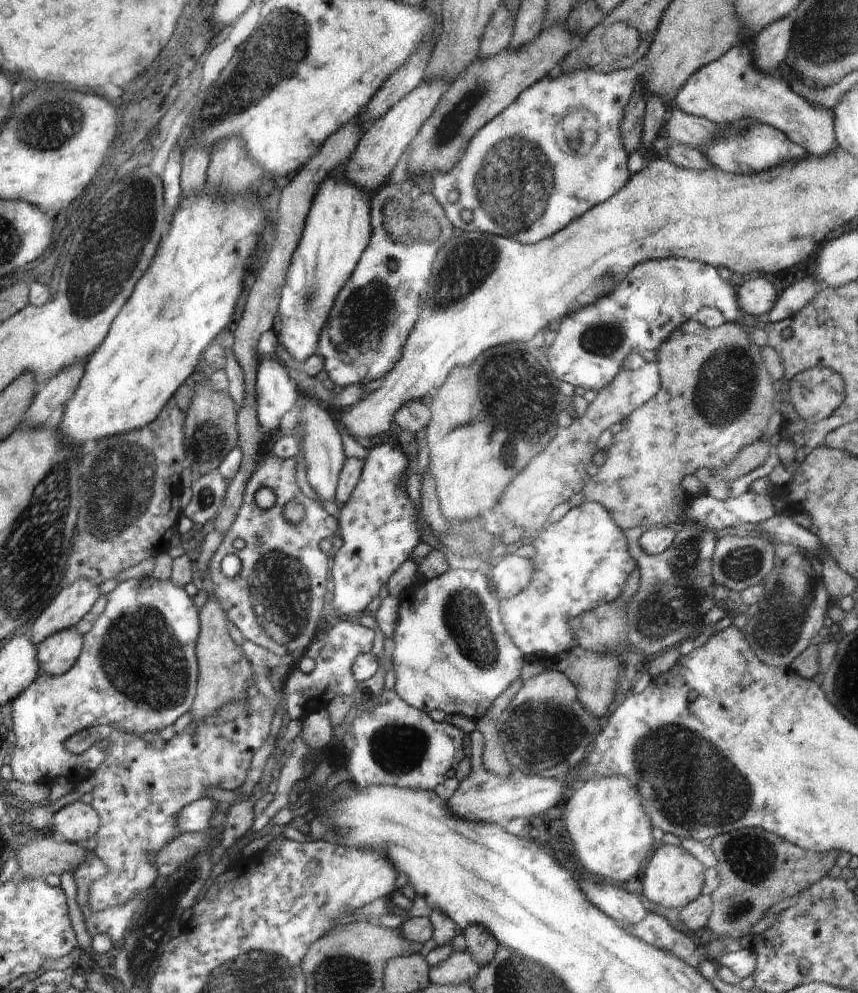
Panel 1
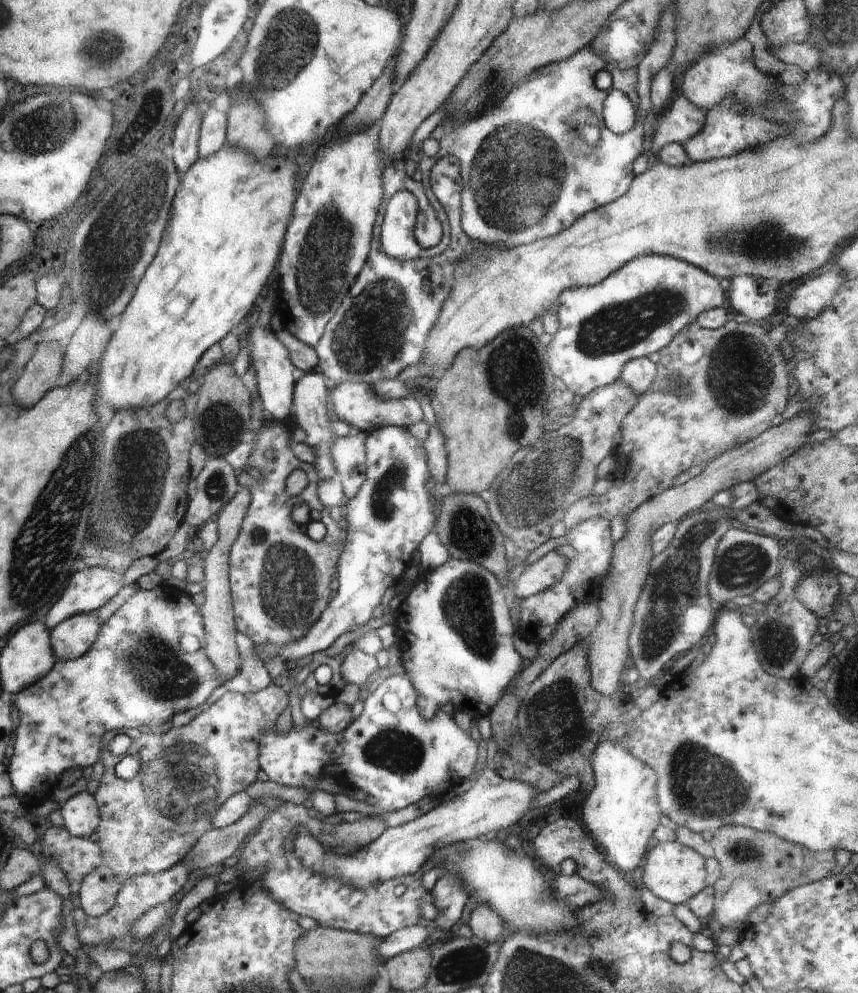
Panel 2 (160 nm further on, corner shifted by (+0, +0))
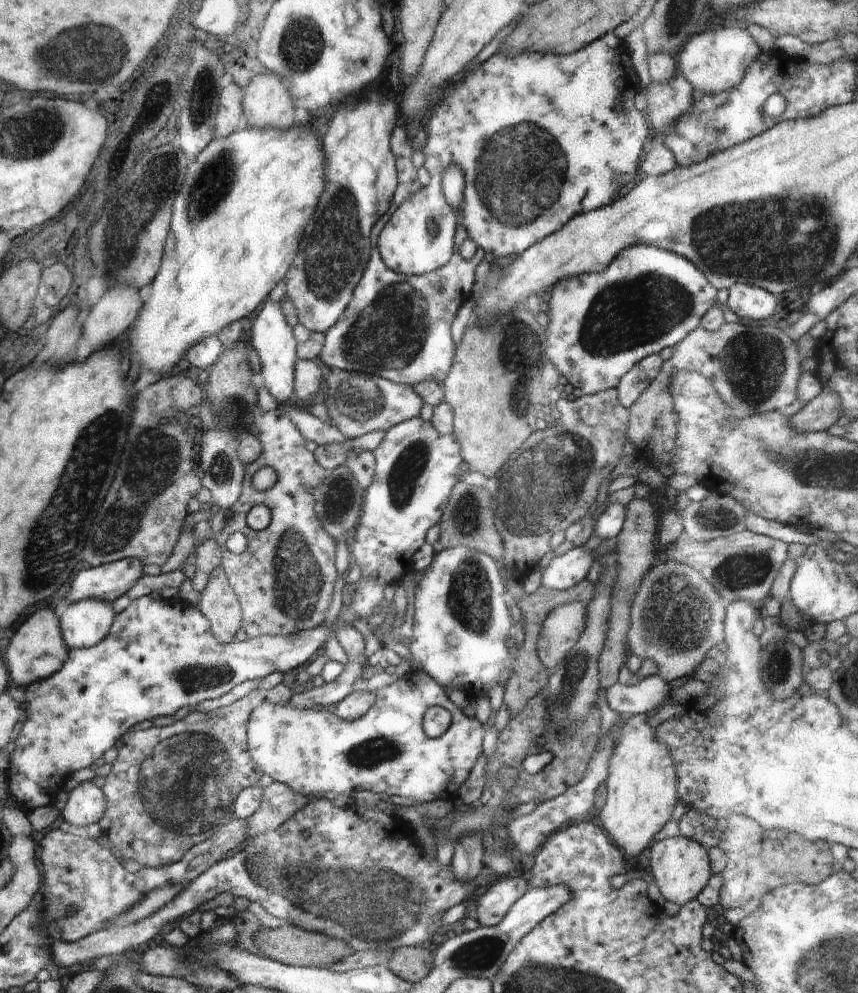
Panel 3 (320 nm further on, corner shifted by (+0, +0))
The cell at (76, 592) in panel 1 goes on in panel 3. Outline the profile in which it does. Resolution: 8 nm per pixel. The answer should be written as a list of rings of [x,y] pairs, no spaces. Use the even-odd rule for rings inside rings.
[[[125,558],[82,570],[65,599],[70,603],[86,597],[113,602],[134,588],[140,577],[144,576],[144,564],[140,559]]]

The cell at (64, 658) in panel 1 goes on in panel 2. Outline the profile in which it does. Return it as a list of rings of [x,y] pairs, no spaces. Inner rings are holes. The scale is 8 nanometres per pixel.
[[[95,612],[77,614],[67,618],[50,630],[51,645],[55,657],[60,660],[74,660],[91,650],[98,640],[102,622]]]

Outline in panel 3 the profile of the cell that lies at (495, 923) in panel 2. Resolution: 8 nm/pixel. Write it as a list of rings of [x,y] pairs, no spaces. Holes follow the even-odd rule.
[[[506,875],[494,880],[484,894],[478,896],[474,916],[482,927],[496,926],[511,909],[512,904],[528,891],[522,876]]]

